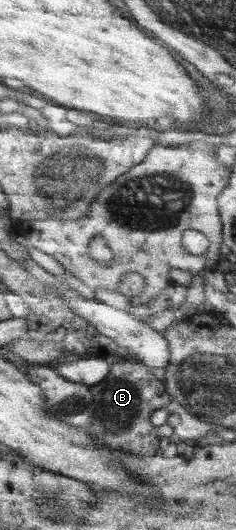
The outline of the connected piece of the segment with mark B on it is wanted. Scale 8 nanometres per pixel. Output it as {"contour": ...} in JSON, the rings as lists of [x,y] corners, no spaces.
{"contour":[[[129,359],[111,365],[109,374],[99,384],[90,387],[93,392],[93,403],[98,412],[87,428],[89,435],[98,438],[109,449],[136,455],[139,457],[155,457],[159,452],[159,439],[155,426],[151,424],[151,414],[172,402],[164,380],[139,363]]]}

